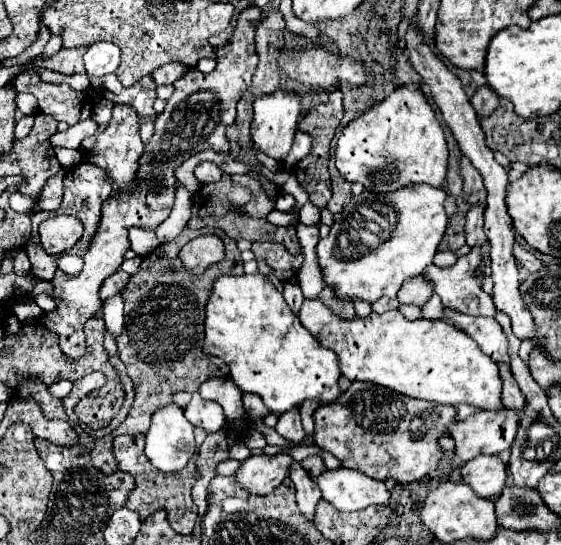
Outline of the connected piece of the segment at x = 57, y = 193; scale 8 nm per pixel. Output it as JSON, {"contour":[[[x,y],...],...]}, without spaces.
{"contour":[[[61,170],[45,182],[45,186],[41,190],[41,210],[59,208],[61,198],[63,198],[63,176],[65,176],[65,172]]]}

